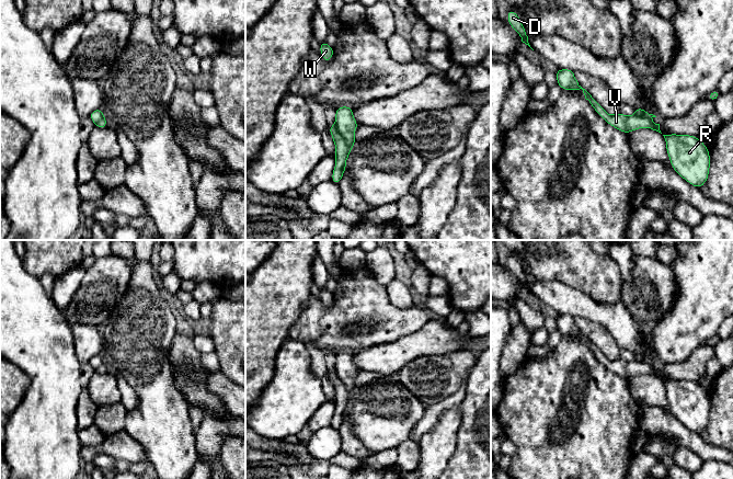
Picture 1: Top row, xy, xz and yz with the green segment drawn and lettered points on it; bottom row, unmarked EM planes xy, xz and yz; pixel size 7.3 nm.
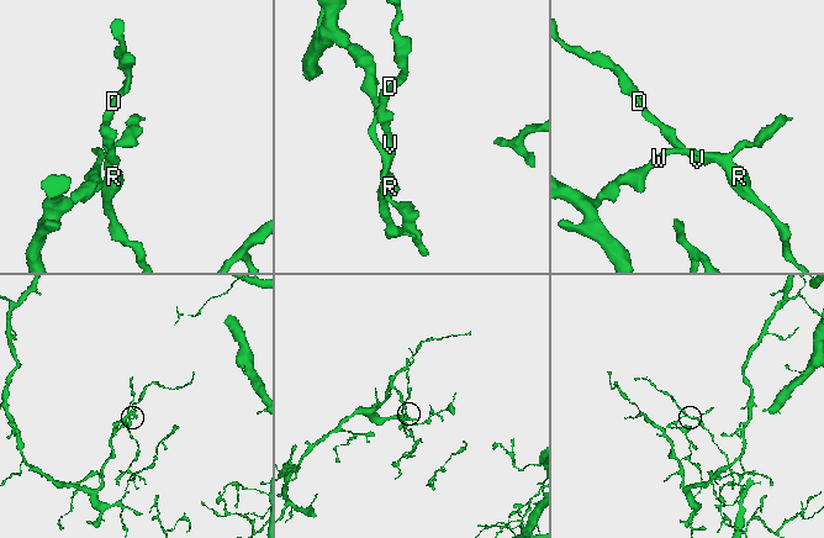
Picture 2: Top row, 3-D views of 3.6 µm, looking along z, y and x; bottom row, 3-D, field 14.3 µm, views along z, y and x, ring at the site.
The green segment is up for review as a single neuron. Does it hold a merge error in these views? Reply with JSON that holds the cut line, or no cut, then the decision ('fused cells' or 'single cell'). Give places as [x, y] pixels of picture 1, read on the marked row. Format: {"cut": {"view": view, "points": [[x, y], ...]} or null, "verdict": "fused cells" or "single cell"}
{"cut": {"view": "xz", "points": [[334, 126], [345, 140], [348, 152]]}, "verdict": "fused cells"}

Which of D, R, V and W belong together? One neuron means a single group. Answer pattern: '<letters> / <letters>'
D R V / W

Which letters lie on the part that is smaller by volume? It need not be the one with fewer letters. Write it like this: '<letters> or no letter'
D, R, V

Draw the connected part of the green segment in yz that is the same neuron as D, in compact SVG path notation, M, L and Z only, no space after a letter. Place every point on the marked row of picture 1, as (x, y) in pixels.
M508 9L507 11L507 22L518 33L519 37L522 38L522 42L530 47L528 43L528 36L527 36L526 30L519 16L512 9Z

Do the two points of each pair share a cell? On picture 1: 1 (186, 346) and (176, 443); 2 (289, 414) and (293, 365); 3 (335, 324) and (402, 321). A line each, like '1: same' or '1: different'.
1: different
2: same
3: same

